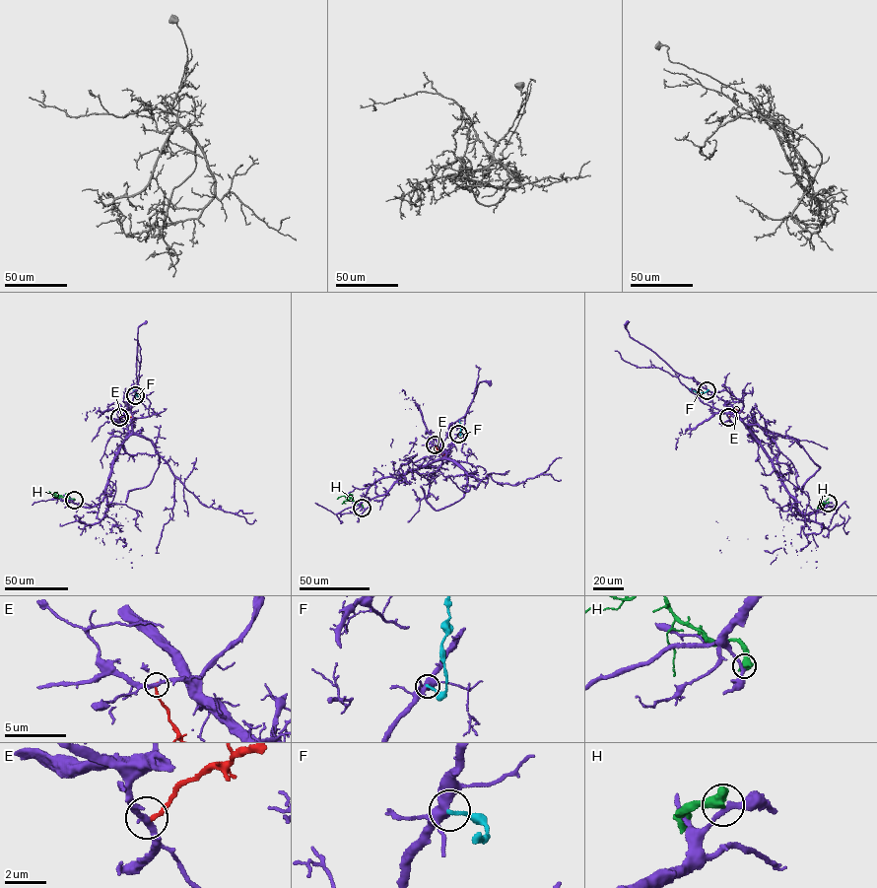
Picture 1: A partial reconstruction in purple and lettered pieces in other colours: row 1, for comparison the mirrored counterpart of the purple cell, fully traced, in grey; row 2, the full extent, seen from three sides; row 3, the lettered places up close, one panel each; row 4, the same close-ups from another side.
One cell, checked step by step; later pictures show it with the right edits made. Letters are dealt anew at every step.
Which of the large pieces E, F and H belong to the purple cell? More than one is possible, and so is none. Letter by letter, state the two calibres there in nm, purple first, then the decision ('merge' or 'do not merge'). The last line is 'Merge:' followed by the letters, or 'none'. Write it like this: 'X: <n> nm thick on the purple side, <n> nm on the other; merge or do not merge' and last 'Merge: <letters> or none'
E: 240 nm thick on the purple side, 200 nm on the other; do not merge
F: 360 nm thick on the purple side, 190 nm on the other; do not merge
H: 260 nm thick on the purple side, 700 nm on the other; do not merge
Merge: none

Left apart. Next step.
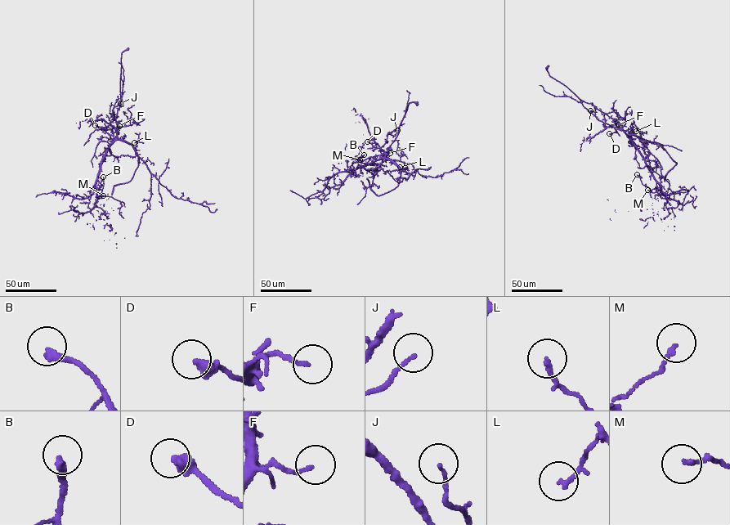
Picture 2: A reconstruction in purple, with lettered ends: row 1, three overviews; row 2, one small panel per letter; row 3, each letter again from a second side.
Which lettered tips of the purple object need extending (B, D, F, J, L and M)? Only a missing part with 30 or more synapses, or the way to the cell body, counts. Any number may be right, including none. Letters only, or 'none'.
none

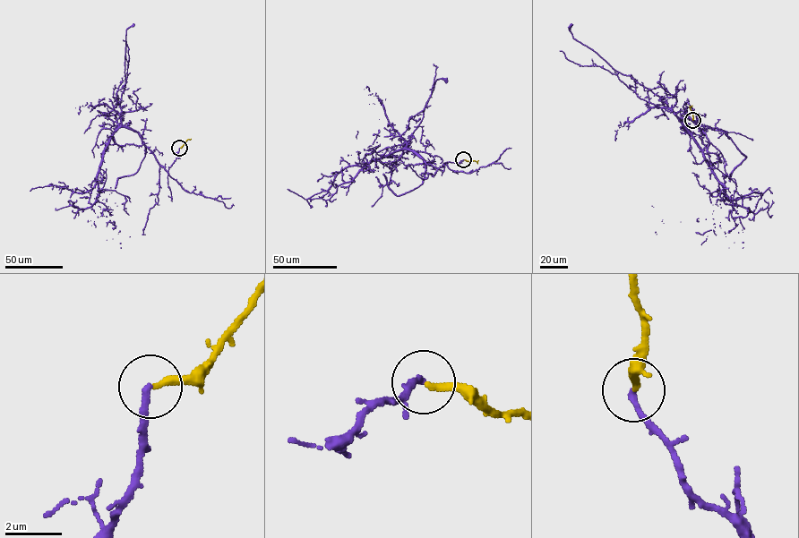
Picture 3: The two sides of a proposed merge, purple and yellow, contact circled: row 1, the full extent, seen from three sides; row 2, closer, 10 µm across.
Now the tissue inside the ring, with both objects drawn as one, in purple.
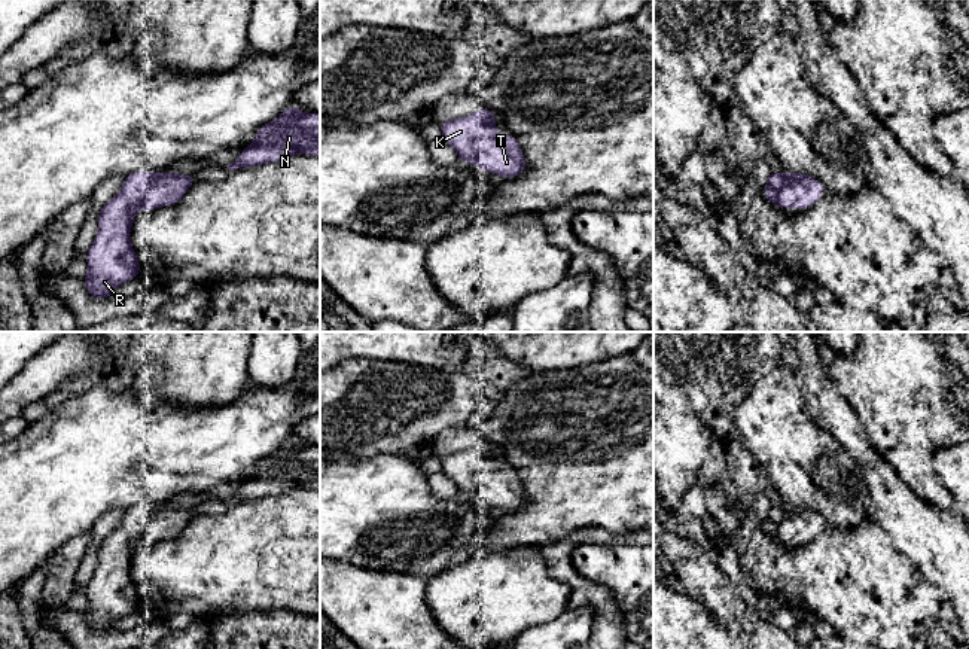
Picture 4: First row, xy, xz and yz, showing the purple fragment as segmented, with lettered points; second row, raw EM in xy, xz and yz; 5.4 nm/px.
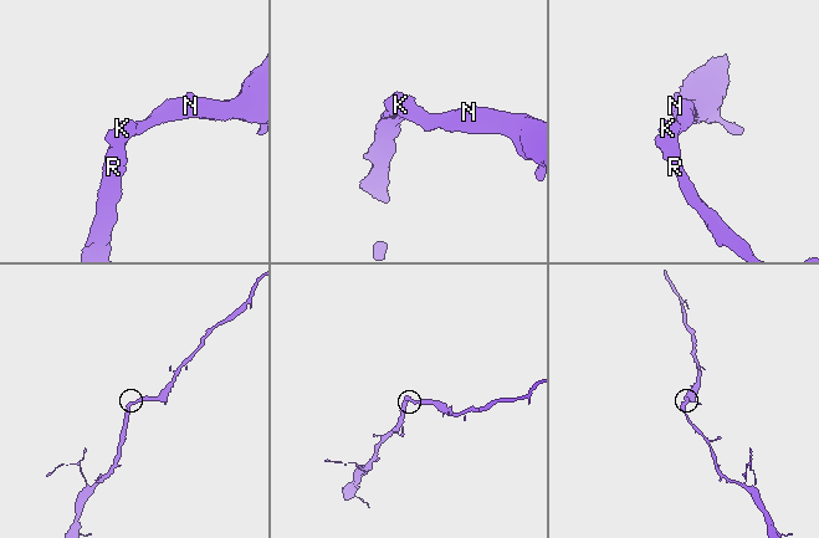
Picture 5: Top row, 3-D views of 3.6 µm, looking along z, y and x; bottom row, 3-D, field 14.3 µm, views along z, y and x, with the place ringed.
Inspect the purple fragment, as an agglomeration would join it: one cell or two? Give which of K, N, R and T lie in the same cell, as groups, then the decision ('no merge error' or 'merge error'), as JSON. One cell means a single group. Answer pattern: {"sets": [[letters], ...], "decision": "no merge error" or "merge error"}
{"sets": [["K", "N", "R", "T"]], "decision": "no merge error"}

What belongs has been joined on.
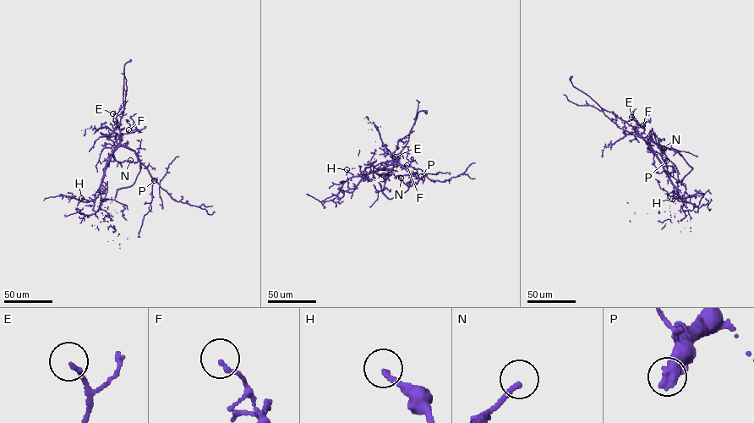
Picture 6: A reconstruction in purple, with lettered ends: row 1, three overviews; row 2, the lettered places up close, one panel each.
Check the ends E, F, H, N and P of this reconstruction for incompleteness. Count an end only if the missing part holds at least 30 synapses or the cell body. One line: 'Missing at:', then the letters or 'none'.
Missing at: H, N

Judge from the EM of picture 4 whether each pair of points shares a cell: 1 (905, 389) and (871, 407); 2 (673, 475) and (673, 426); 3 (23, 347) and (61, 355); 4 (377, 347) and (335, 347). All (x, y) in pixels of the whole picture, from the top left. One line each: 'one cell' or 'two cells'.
1: one cell
2: one cell
3: two cells
4: one cell

